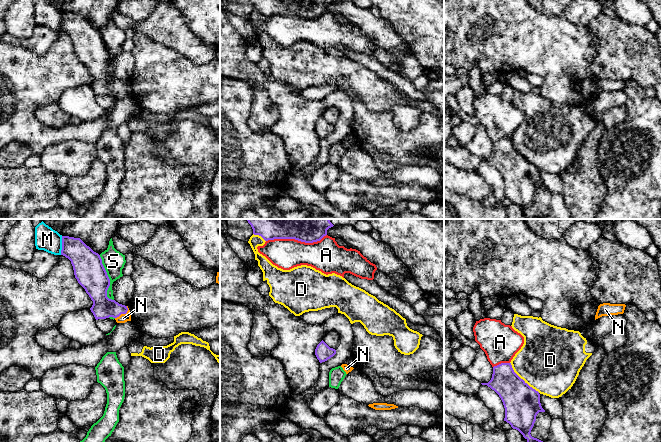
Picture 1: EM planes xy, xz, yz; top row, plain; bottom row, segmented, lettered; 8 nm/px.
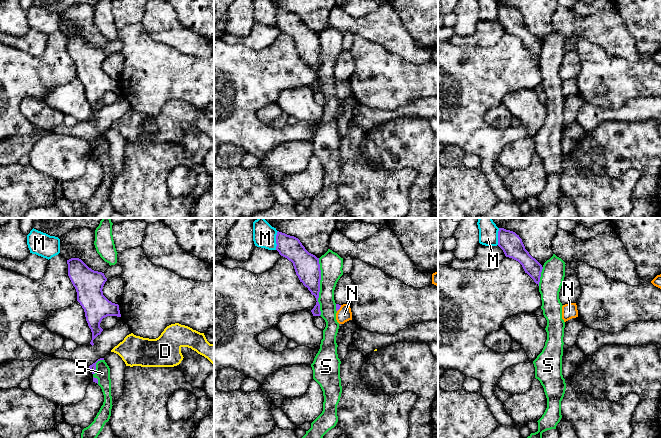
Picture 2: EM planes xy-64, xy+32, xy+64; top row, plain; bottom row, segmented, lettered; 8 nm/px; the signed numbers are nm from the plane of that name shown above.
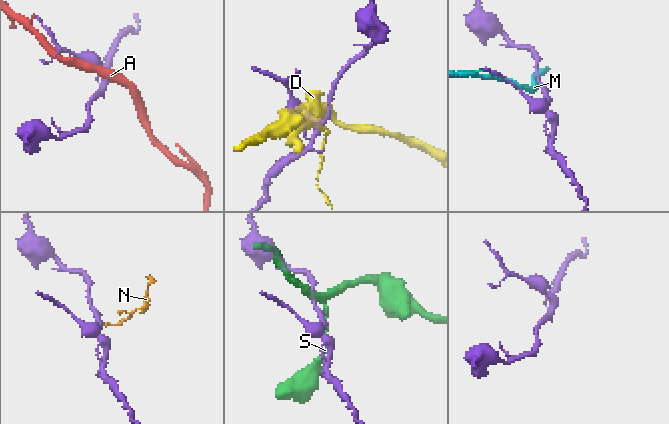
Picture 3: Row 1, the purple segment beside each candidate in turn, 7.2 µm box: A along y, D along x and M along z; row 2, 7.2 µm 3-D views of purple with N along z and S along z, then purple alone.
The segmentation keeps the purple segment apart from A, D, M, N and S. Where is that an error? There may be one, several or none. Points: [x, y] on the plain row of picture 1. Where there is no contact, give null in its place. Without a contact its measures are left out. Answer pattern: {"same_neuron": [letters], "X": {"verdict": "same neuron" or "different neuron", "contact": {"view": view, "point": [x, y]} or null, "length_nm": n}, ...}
{"same_neuron": ["N"], "A": {"verdict": "different neuron", "contact": {"view": "xz", "point": [296, 15]}, "length_nm": 500}, "D": {"verdict": "different neuron", "contact": {"view": "yz", "point": [522, 155]}, "length_nm": 340}, "M": {"verdict": "different neuron", "contact": {"view": "xy", "point": [62, 21]}, "length_nm": 150}, "N": {"verdict": "same neuron", "contact": {"view": "xy", "point": [123, 89]}, "length_nm": 140}, "S": {"verdict": "different neuron", "contact": {"view": "xy", "point": [109, 55]}, "length_nm": 380}}

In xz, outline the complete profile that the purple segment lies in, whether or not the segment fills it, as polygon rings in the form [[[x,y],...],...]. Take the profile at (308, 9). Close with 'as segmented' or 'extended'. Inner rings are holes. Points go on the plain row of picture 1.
[[[250,0],[254,11],[261,12],[265,17],[274,15],[295,15],[305,19],[320,17],[327,11],[333,0]]]; as segmented

